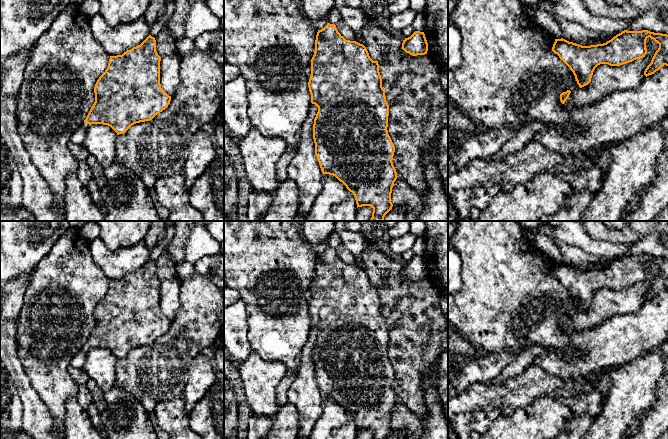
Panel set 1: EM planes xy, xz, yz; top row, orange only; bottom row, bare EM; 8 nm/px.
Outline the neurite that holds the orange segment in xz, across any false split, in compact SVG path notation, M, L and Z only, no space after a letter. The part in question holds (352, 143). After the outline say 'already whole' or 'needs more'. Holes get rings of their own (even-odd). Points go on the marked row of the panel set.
M328 23L316 35L308 87L311 103L318 107L313 124L313 139L322 173L333 175L342 182L353 193L357 208L371 206L373 212L370 221L383 221L393 207L391 193L398 176L392 162L395 146L387 130L389 105L382 87L378 61L370 58L363 44L346 40L335 24Z | already whole

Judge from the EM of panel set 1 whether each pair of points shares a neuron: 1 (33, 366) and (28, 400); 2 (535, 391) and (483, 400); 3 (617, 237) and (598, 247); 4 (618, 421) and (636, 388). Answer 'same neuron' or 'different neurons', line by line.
1: different neurons
2: same neuron
3: different neurons
4: same neuron

